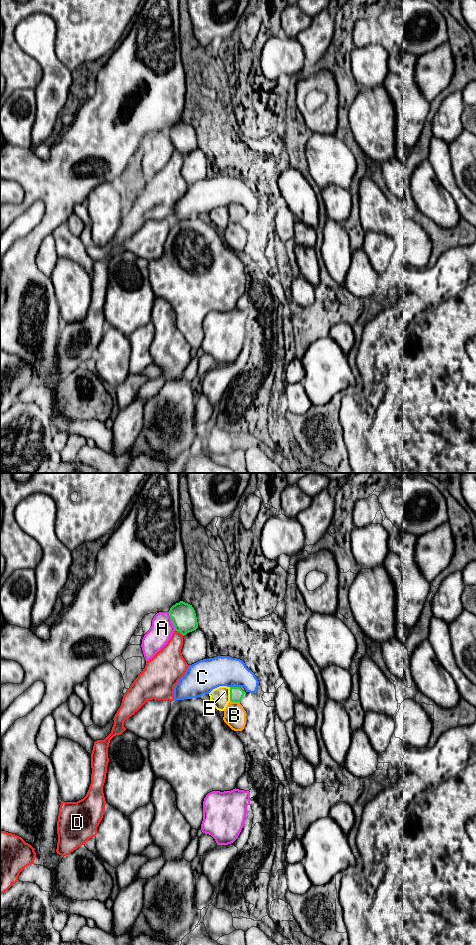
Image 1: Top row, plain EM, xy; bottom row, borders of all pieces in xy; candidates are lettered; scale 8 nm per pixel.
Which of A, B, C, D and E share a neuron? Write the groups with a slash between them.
A / B / C / D / E

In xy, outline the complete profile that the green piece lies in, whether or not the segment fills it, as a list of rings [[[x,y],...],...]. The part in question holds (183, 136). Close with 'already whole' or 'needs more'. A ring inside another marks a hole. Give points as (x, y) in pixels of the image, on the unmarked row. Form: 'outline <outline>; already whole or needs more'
outline [[[180,121],[173,125],[168,133],[175,150],[183,156],[198,148],[196,133],[192,125]]]; already whole

